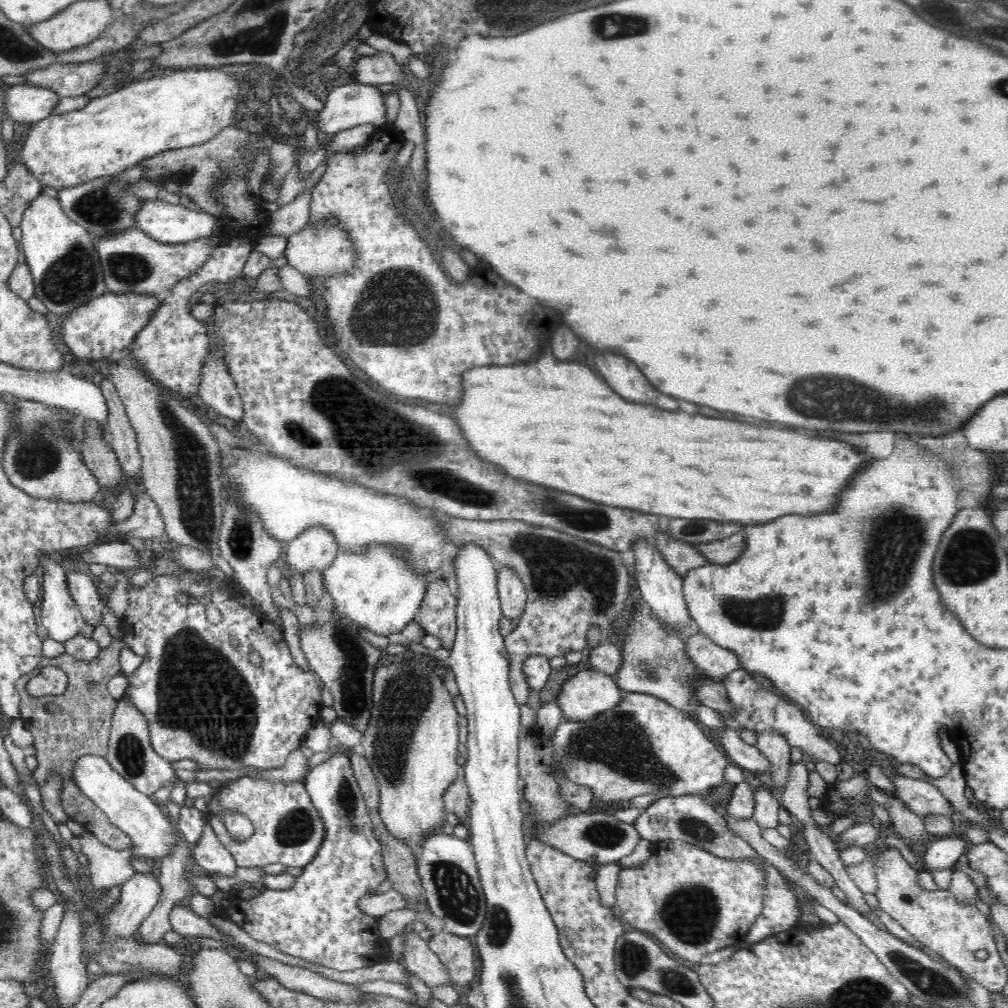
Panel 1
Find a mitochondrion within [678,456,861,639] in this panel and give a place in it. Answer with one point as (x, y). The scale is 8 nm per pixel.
(764, 614)

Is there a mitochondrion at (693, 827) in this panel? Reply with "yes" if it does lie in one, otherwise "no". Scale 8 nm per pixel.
yes

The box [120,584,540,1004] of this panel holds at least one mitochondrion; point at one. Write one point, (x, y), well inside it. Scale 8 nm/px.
(198, 689)

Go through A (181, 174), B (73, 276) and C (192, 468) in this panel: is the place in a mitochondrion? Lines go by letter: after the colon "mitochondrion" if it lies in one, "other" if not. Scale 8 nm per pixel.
A: mitochondrion
B: mitochondrion
C: mitochondrion

